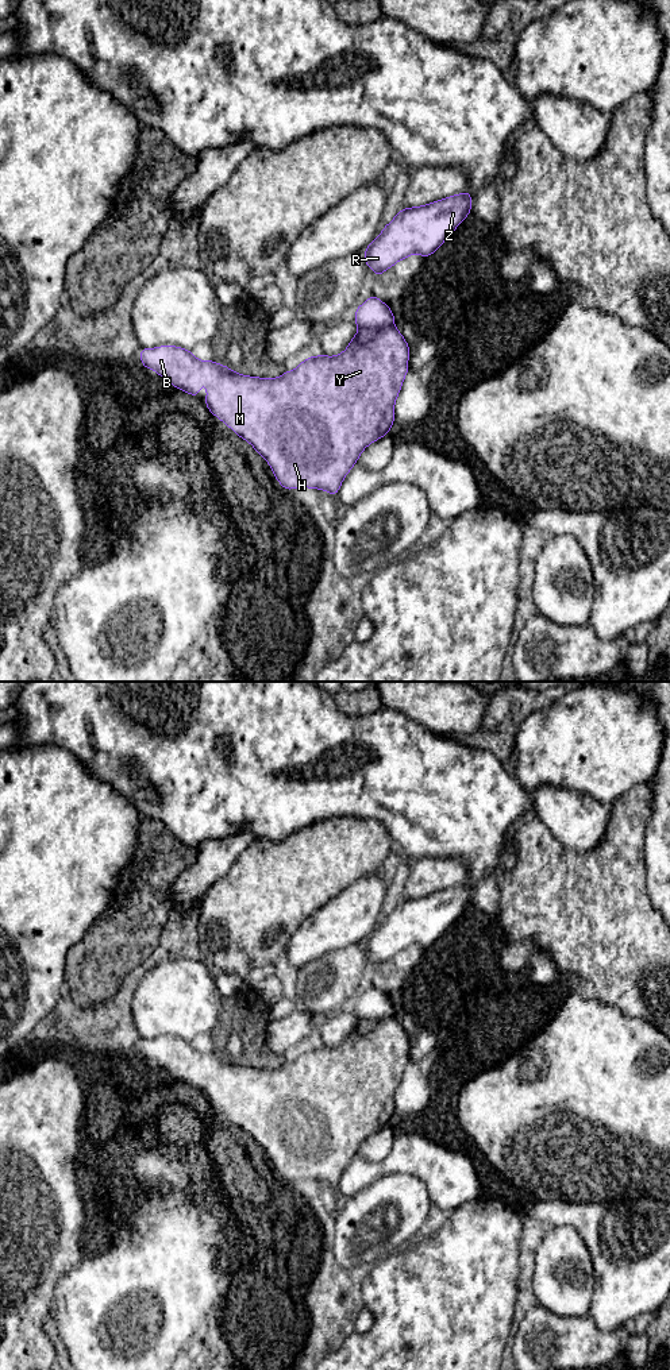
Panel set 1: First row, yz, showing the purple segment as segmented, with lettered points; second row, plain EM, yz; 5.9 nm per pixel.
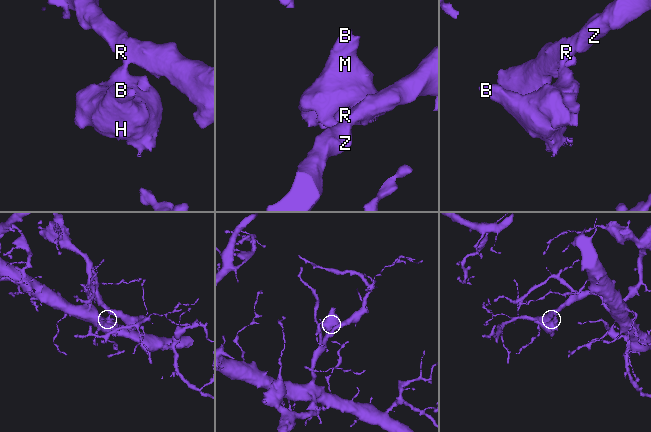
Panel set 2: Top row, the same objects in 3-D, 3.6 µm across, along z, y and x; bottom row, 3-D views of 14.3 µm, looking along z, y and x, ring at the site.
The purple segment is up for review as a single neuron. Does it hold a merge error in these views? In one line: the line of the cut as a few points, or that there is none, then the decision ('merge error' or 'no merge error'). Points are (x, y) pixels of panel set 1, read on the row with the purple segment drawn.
cut none; no merge error

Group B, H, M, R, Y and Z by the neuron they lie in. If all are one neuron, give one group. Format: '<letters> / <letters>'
B H M R Y Z

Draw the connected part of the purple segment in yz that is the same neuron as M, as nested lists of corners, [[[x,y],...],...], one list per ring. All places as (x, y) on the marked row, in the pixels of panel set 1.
[[[370,296],[355,309],[354,323],[359,331],[342,354],[309,356],[278,378],[242,375],[215,360],[200,360],[189,350],[176,346],[142,348],[139,356],[145,368],[151,368],[172,386],[193,397],[199,395],[199,389],[205,383],[208,410],[263,456],[284,489],[313,487],[336,495],[363,449],[386,436],[394,422],[394,404],[409,370],[409,346],[393,325],[394,320],[389,305]]]

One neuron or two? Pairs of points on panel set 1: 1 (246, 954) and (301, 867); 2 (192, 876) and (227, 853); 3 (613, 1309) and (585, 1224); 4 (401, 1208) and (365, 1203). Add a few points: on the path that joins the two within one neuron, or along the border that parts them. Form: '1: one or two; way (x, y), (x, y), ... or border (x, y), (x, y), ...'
1: one; way (246, 933), (246, 922), (280, 888)
2: one; way (200, 875), (219, 856)
3: one; way (613, 1288), (613, 1269), (599, 1254), (597, 1246)
4: one; way (392, 1208), (374, 1208)

